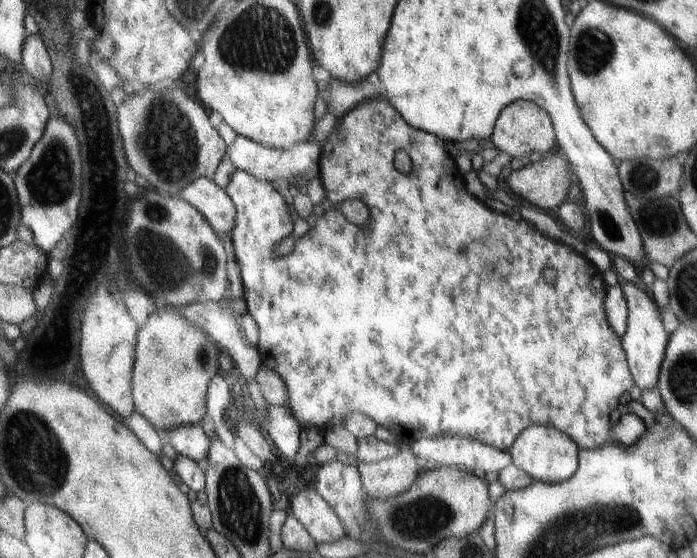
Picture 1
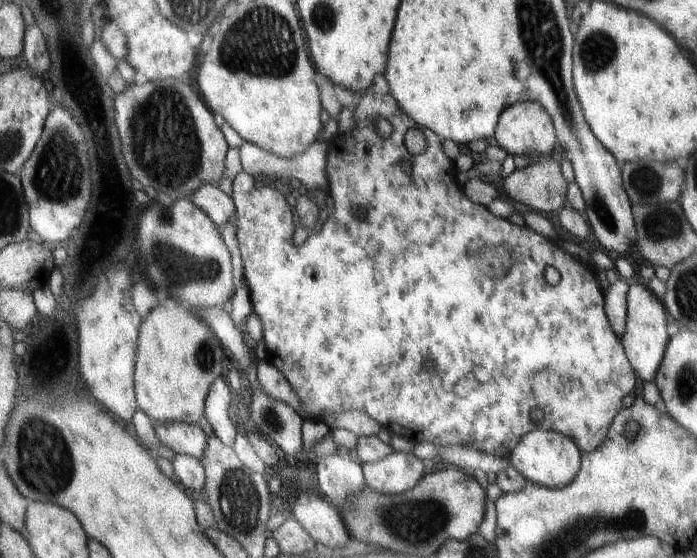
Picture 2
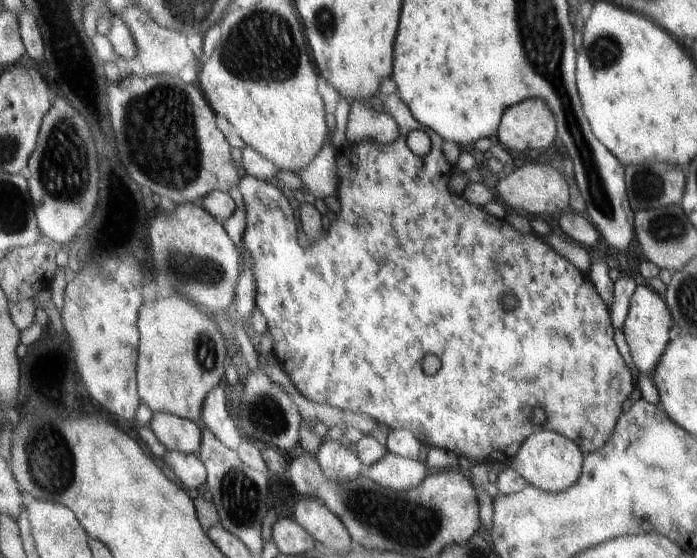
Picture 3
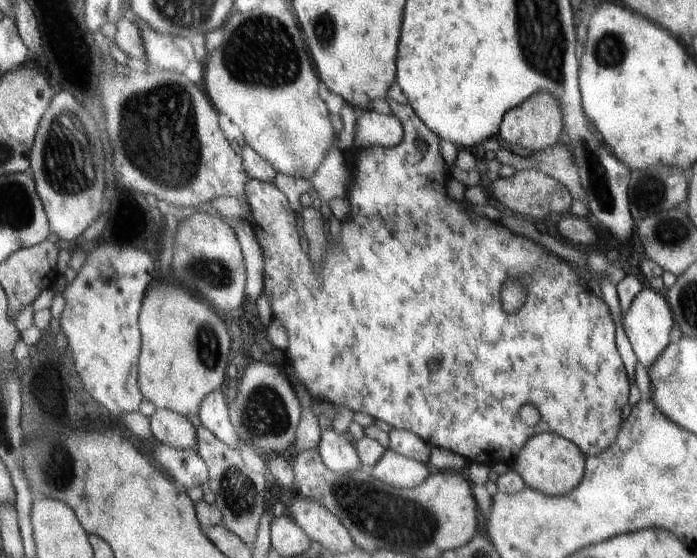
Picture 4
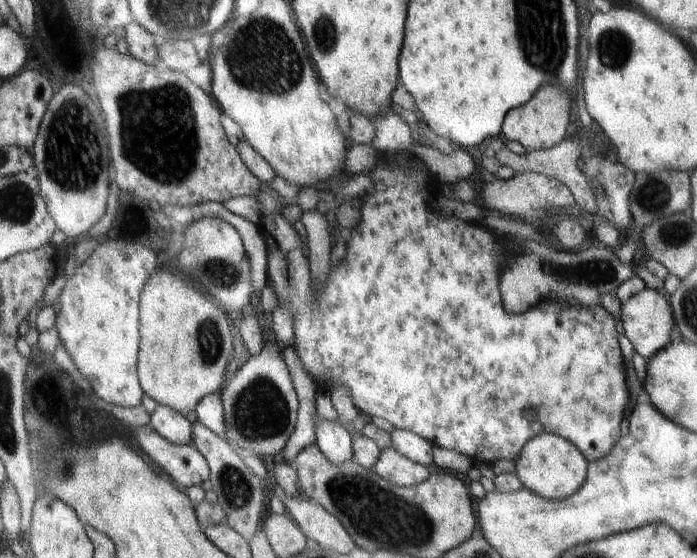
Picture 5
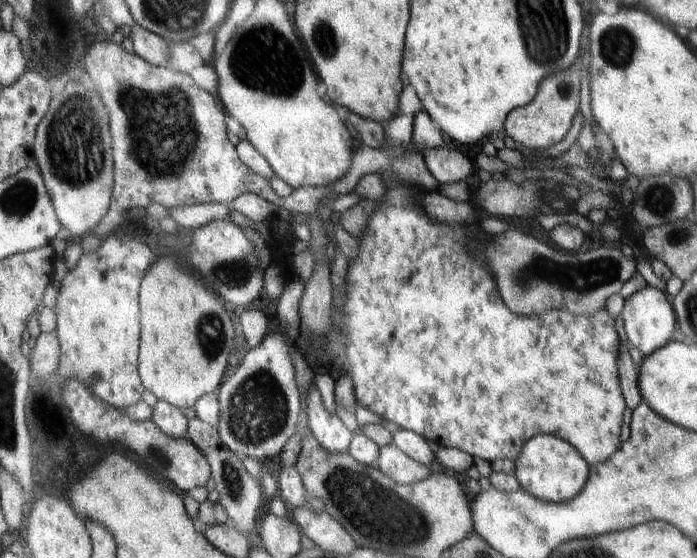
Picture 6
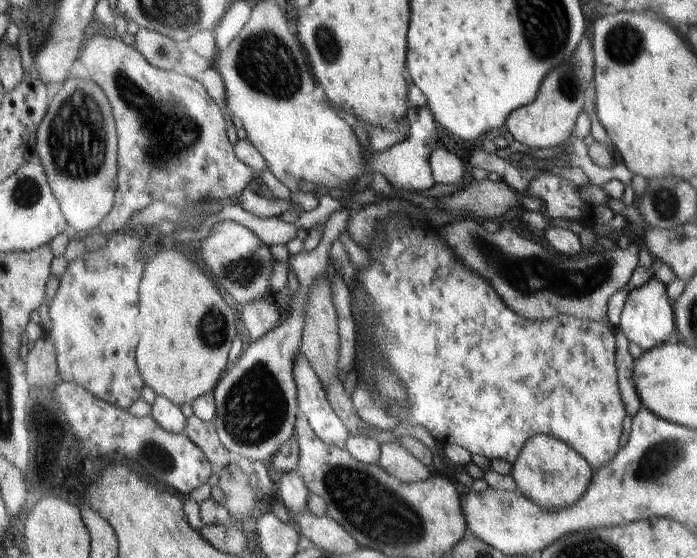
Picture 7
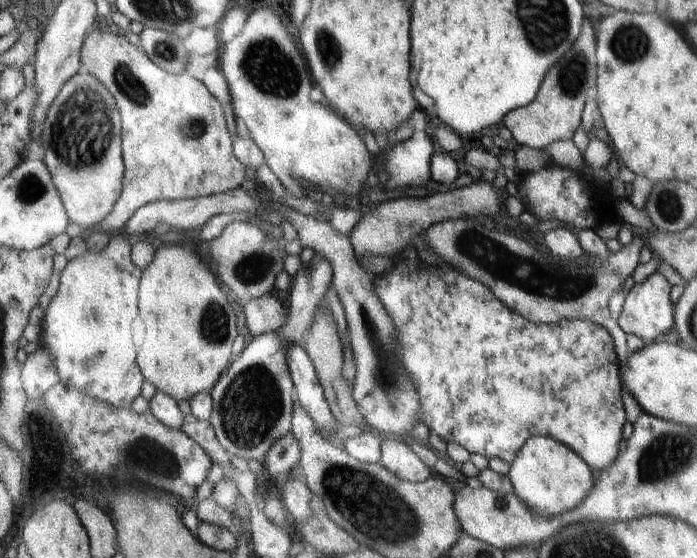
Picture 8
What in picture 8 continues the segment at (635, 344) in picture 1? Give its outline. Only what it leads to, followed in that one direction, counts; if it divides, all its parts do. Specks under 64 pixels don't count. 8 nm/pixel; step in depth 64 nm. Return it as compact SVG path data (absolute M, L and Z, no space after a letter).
M655 271L641 282L633 284L625 294L621 312L616 320L617 326L625 333L641 340L643 345L654 342L657 336L667 334L673 328L673 305L669 300L669 288L671 284L663 274Z

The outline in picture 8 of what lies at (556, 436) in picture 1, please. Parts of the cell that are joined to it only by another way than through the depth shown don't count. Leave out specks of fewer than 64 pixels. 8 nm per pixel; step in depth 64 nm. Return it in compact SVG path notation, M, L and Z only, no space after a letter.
M533 436L511 464L508 477L515 494L539 516L551 518L575 510L595 486L595 473L572 448L549 436Z

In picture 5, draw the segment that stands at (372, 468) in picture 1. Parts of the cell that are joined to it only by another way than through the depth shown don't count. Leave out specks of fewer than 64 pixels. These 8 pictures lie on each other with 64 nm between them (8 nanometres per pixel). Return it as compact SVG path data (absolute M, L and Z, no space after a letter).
M392 446L382 450L379 462L373 468L385 480L401 487L413 487L425 482L431 472L424 464L403 456Z

